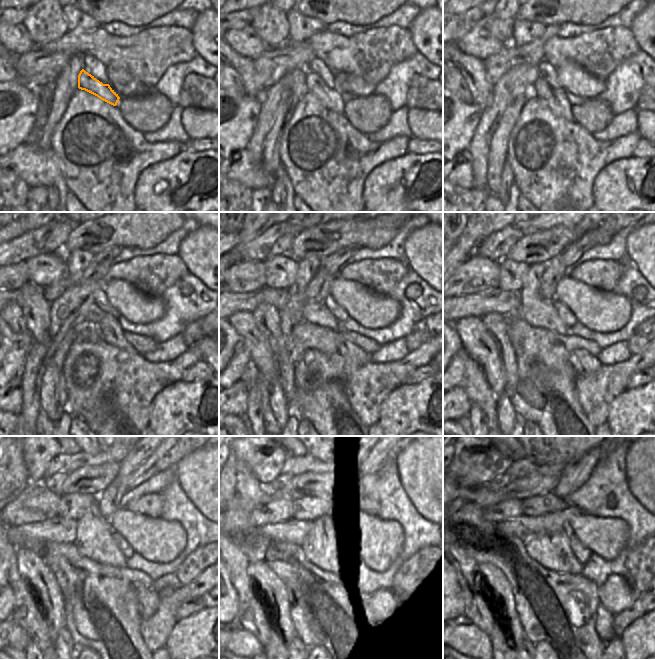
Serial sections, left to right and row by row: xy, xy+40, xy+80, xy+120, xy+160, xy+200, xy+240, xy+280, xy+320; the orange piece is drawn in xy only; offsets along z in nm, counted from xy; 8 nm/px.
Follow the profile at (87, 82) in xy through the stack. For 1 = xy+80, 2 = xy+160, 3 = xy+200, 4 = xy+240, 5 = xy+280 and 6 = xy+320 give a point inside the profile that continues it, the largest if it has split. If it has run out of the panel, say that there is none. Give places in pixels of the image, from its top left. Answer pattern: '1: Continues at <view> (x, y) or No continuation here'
1: Continues at xy+80 (556, 99)
2: Continues at xy+160 (345, 348)
3: Continues at xy+200 (585, 363)
4: Continues at xy+240 (148, 598)
5: Continues at xy+280 (377, 611)
6: Continues at xy+320 (604, 625).

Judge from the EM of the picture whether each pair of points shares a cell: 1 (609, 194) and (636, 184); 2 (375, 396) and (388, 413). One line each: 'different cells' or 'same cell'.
1: same cell
2: different cells

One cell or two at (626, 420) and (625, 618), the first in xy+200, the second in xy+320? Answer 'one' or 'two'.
two

